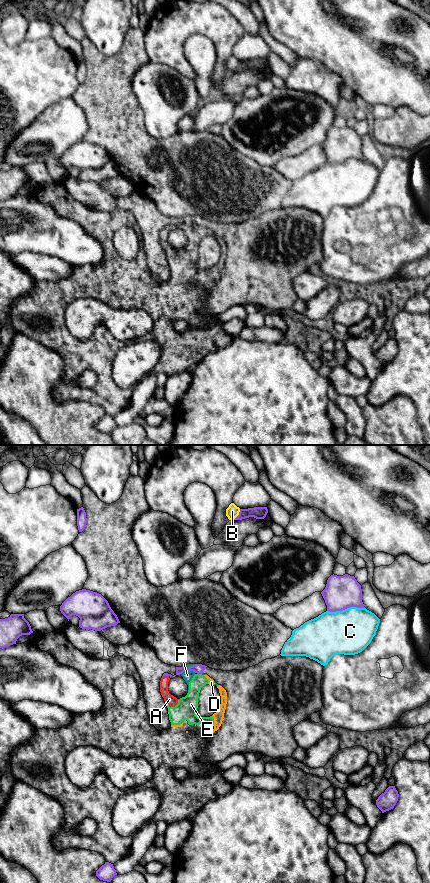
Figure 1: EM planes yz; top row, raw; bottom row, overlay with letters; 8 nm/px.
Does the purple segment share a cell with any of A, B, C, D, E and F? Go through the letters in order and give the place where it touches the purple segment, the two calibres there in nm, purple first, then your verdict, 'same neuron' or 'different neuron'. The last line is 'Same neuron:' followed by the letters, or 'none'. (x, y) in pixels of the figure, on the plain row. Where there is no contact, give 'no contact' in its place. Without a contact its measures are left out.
A: contact yz (166, 227); calibres 30 and 90 nm; different neuron
B: contact yz (239, 66); calibres 100 and 100 nm; different neuron
C: contact yz (345, 160); calibres 280 and 360 nm; different neuron
D: contact yz (206, 226); calibres 20 and 40 nm; different neuron
E: contact yz (199, 225); calibres 80 and 130 nm; different neuron
F: contact yz (188, 219); calibres 80 and 80 nm; different neuron
Same neuron: none

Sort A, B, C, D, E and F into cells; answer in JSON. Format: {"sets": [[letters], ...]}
{"sets": [["A", "D", "E", "F"], ["B"], ["C"]]}

